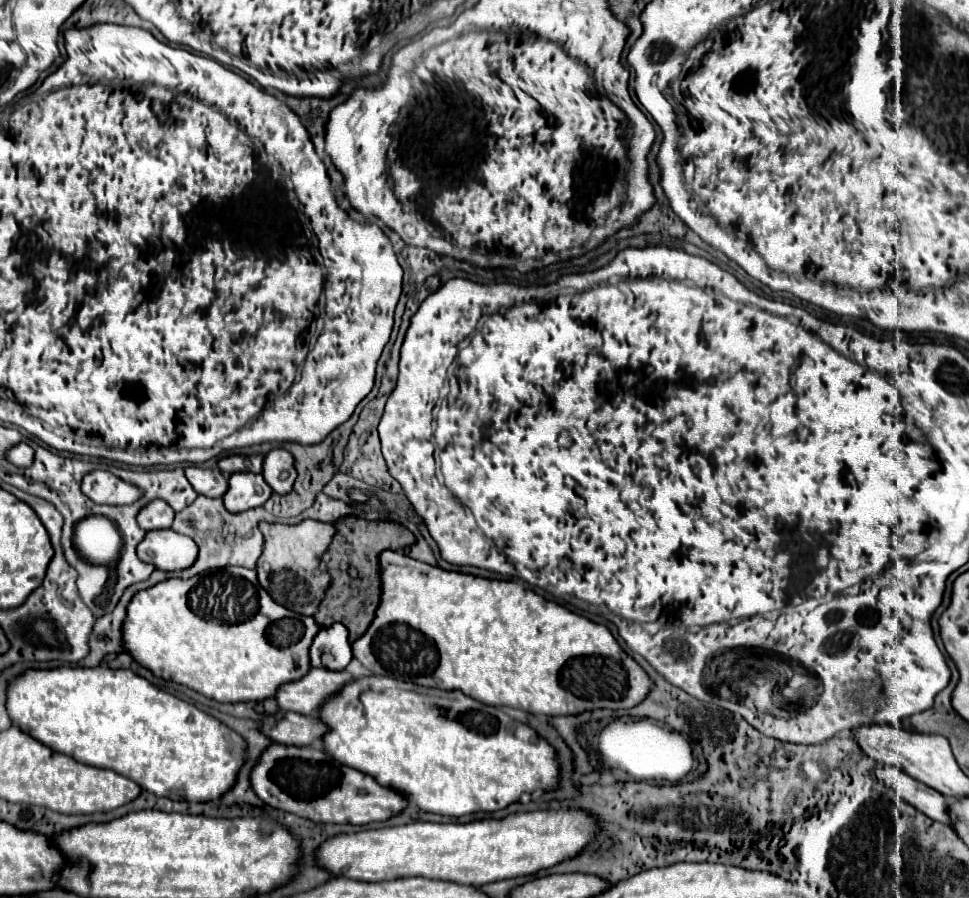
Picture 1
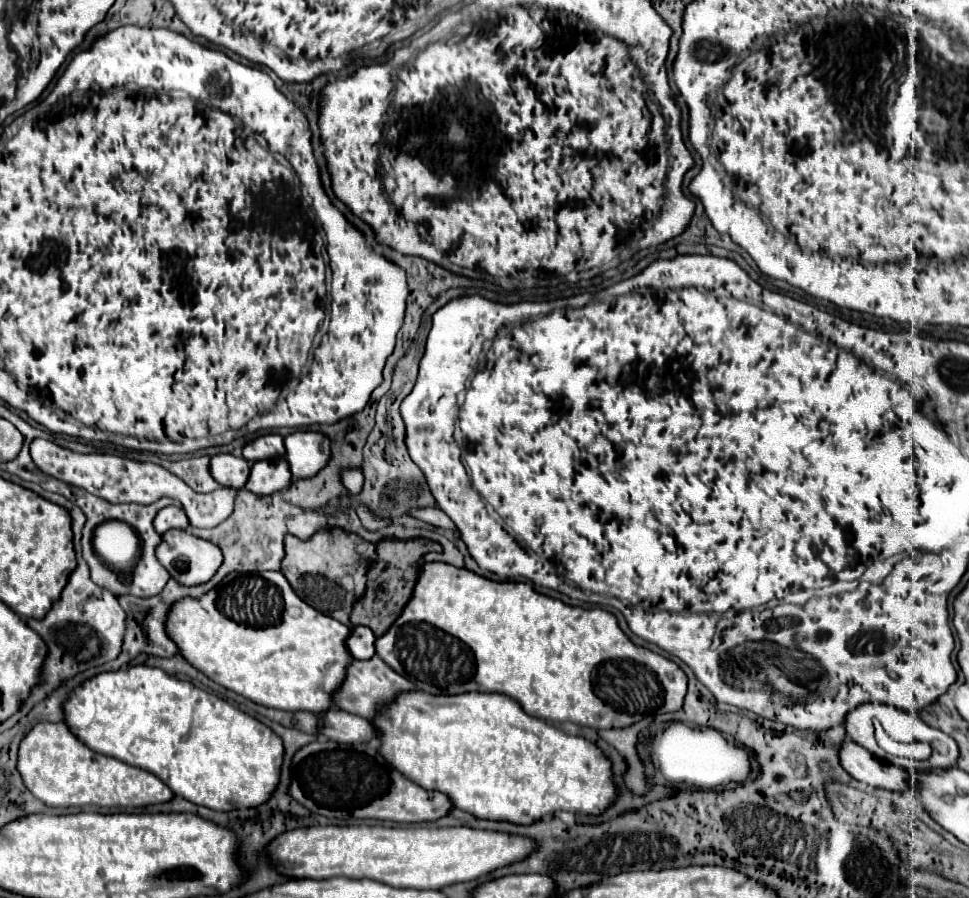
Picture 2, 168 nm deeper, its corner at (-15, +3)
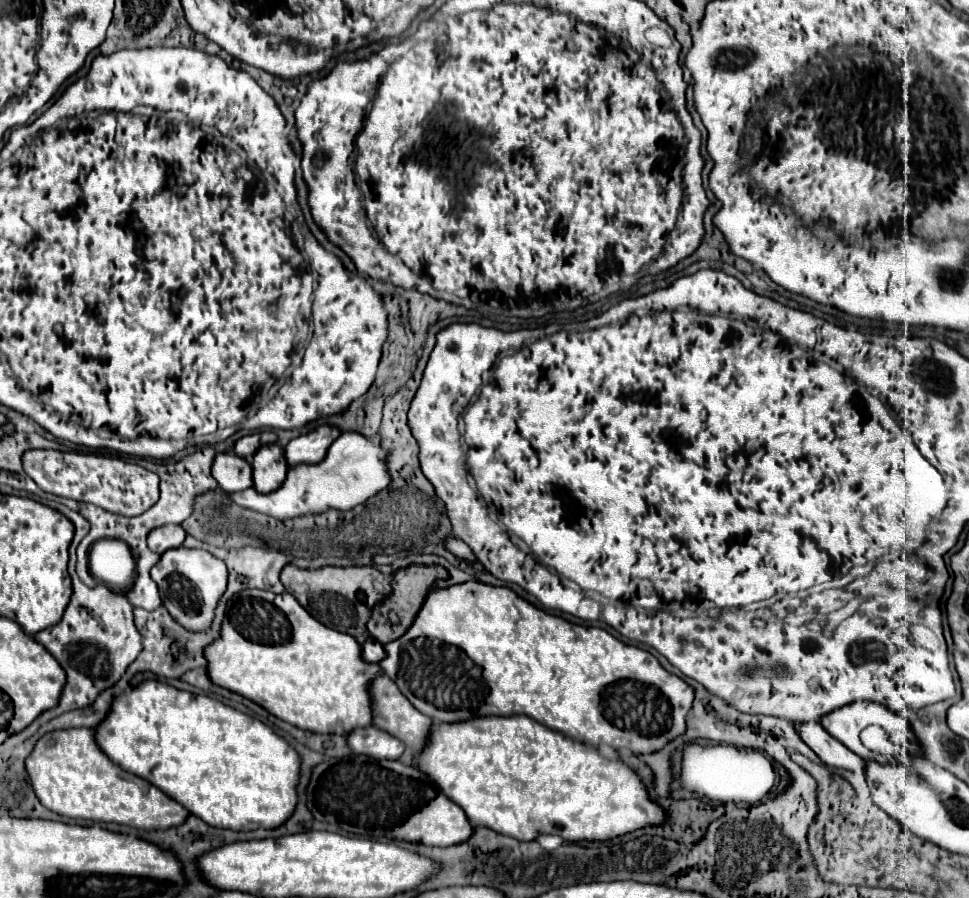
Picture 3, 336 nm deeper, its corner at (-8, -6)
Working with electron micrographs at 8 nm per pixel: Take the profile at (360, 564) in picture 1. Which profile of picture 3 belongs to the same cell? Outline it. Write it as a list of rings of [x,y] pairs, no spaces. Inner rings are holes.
[[[408,566],[404,570],[398,570],[394,576],[394,582],[392,582],[392,596],[388,596],[388,600],[384,604],[378,604],[372,610],[372,618],[368,622],[370,634],[376,640],[380,640],[382,644],[388,644],[388,642],[404,636],[404,632],[408,632],[416,614],[420,612],[428,592],[434,588],[436,580],[446,580],[446,578],[448,578],[448,570],[442,566]]]

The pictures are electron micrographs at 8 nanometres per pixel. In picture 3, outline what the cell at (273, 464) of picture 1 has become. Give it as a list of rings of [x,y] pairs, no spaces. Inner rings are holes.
[[[318,426],[308,434],[294,438],[286,446],[286,460],[288,464],[314,464],[320,462],[330,444],[340,436],[340,428],[334,426]]]

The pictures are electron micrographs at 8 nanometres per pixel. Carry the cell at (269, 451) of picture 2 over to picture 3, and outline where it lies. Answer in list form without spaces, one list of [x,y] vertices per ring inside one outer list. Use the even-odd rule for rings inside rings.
[[[272,432],[242,436],[240,440],[236,440],[236,454],[242,458],[252,458],[260,446],[270,444],[270,442],[276,442],[276,434],[272,434]]]

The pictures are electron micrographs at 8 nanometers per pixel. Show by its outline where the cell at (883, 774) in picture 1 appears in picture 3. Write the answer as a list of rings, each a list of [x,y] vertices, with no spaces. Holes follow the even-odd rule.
[[[794,722],[798,736],[818,754],[818,758],[832,768],[844,768],[862,774],[864,762],[860,756],[850,752],[842,742],[832,738],[820,722]]]

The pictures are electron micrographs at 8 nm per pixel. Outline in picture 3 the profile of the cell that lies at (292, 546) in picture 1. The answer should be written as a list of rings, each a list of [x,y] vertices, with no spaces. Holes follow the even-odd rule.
[[[286,566],[284,572],[280,574],[280,580],[286,588],[288,594],[296,596],[296,600],[312,614],[316,620],[320,620],[324,626],[350,634],[354,636],[360,644],[368,640],[368,620],[370,612],[376,604],[384,602],[392,586],[386,584],[384,574],[378,568],[372,566],[352,566],[352,568],[336,568],[336,566],[326,566],[320,570],[298,570],[296,566]]]

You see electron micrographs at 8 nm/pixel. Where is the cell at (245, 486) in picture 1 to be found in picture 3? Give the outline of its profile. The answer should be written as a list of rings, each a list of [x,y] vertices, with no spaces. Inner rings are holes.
[[[278,444],[260,446],[260,452],[256,452],[252,458],[252,468],[254,468],[254,488],[258,492],[272,492],[280,488],[288,470],[284,448],[280,448]]]

